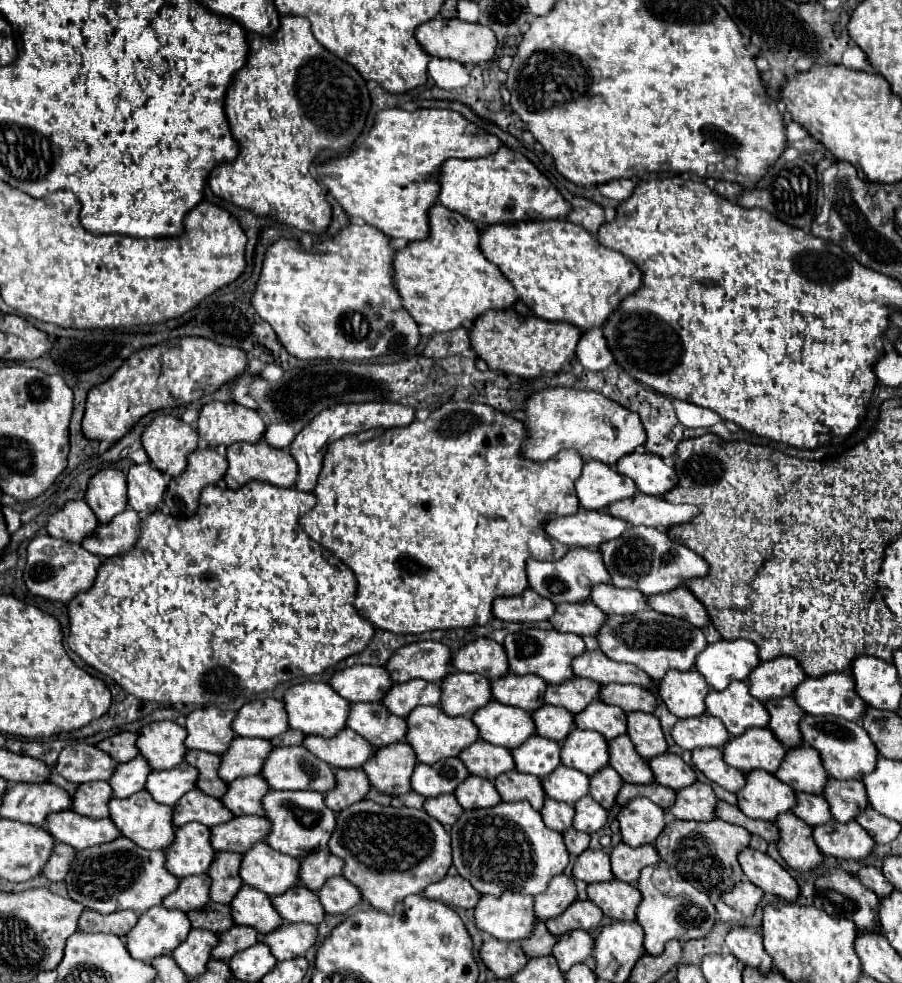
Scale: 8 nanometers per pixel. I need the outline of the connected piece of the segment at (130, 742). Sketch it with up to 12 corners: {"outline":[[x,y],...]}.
{"outline":[[120,732],[96,748],[116,762],[138,756],[134,732]]}

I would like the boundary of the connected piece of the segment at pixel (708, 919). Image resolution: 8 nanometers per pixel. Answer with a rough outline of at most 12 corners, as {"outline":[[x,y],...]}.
{"outline":[[664,860],[642,868],[644,950],[712,930],[710,898]]}

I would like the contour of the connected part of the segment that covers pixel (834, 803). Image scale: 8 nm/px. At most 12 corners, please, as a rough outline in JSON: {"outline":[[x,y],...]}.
{"outline":[[826,780],[834,820],[854,820],[868,806],[860,780]]}

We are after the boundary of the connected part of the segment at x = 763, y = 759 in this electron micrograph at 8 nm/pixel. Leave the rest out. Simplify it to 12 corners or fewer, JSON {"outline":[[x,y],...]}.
{"outline":[[748,728],[722,748],[740,772],[776,772],[786,748],[768,728]]}

